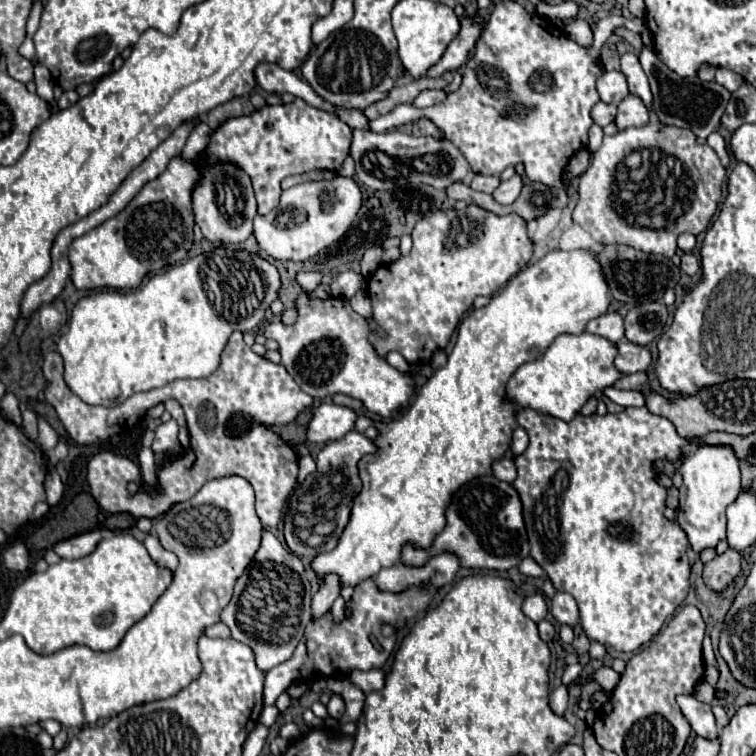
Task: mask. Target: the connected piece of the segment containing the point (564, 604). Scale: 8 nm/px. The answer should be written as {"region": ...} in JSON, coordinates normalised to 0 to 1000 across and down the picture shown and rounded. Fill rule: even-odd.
{"region":[[[738,782],[730,795],[728,795],[728,808],[733,813],[733,819],[741,824],[741,827],[754,827],[759,829],[765,821],[767,821],[767,813],[765,813],[765,803],[762,803],[762,795],[754,784],[743,784]]]}

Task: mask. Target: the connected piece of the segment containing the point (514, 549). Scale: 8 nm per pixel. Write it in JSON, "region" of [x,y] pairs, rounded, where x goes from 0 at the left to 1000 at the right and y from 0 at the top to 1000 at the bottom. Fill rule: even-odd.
{"region":[[[632,631],[611,642],[603,655],[598,657],[593,673],[590,673],[590,697],[587,702],[574,713],[574,721],[569,726],[548,726],[548,724],[534,724],[532,729],[532,745],[534,747],[558,747],[566,737],[585,731],[585,729],[598,729],[608,737],[608,747],[619,753],[653,753],[653,755],[669,755],[683,750],[693,737],[701,734],[701,718],[696,713],[696,694],[690,687],[690,663],[685,660],[685,649],[675,639],[667,639],[661,634],[648,631]]]}

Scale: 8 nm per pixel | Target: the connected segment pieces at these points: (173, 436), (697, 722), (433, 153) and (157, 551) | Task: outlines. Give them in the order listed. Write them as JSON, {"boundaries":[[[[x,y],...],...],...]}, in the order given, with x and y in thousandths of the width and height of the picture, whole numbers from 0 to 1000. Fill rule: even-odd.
{"boundaries":[[[[230,554],[220,557],[220,560],[212,560],[206,565],[206,581],[204,581],[204,589],[201,589],[201,597],[204,599],[220,599],[225,597],[230,589],[235,586],[235,560]]],[[[897,919],[894,930],[902,938],[910,956],[915,959],[915,964],[921,967],[921,972],[934,975],[934,978],[944,978],[950,972],[947,954],[944,954],[939,933],[926,930],[918,919]]],[[[468,171],[463,205],[471,213],[474,237],[495,253],[526,250],[537,242],[545,245],[561,242],[577,250],[590,250],[595,242],[603,239],[622,245],[624,237],[630,234],[630,229],[616,216],[614,205],[606,200],[606,194],[601,194],[601,189],[595,189],[595,184],[590,184],[587,179],[574,184],[574,181],[548,181],[529,173],[495,176]]],[[[204,705],[193,708],[190,721],[196,724],[198,737],[201,737],[212,750],[222,750],[222,753],[228,753],[228,755],[233,753],[233,747],[235,747],[235,737],[233,737],[228,729],[220,729],[220,726],[212,721],[212,716],[209,716],[209,710],[206,710]]]]}

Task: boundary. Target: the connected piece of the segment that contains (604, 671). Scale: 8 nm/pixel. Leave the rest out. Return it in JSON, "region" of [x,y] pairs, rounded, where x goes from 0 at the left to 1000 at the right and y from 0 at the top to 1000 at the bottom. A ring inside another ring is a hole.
{"region":[[[794,882],[788,890],[783,890],[778,896],[778,901],[788,901],[788,903],[794,903],[796,911],[810,914],[820,901],[820,890],[815,890],[810,882]]]}

